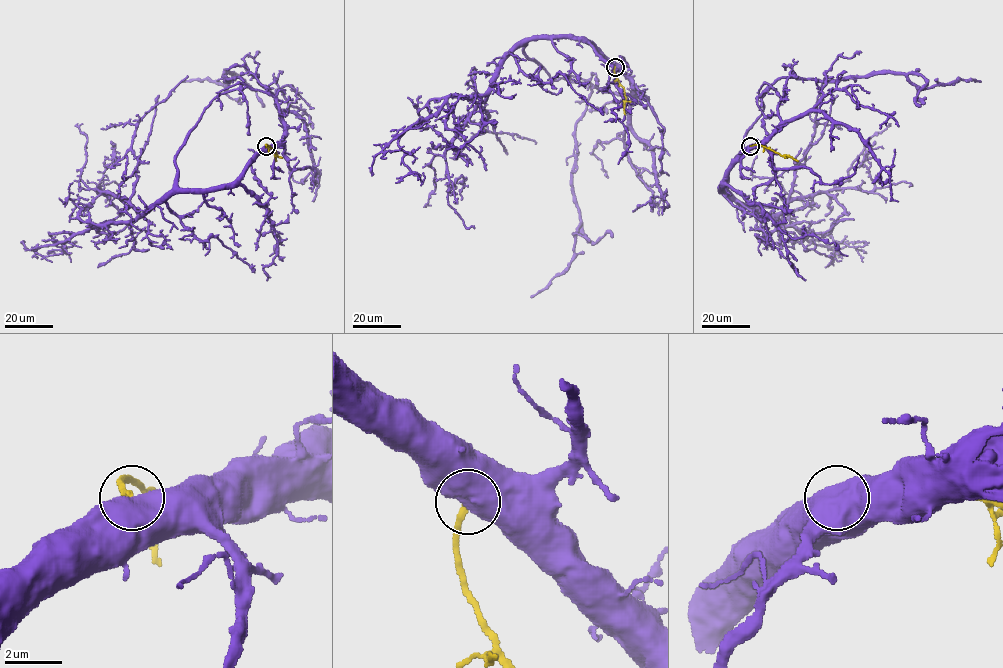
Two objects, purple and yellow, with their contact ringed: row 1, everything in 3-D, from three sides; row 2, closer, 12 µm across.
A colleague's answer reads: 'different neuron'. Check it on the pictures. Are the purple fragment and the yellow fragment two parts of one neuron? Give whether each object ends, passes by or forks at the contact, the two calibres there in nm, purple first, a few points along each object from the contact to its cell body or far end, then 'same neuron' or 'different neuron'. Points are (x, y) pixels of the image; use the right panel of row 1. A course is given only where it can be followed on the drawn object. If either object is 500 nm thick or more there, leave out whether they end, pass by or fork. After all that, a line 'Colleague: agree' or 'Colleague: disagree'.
800 nm thick on the purple side, 240 nm on the other; purple runs (750, 146), (721, 190), (778, 214), (793, 200), (836, 188), (871, 191), (866, 155), (883, 148); yellow runs (750, 146), (758, 144), (798, 161); different neuron
Colleague: agree

